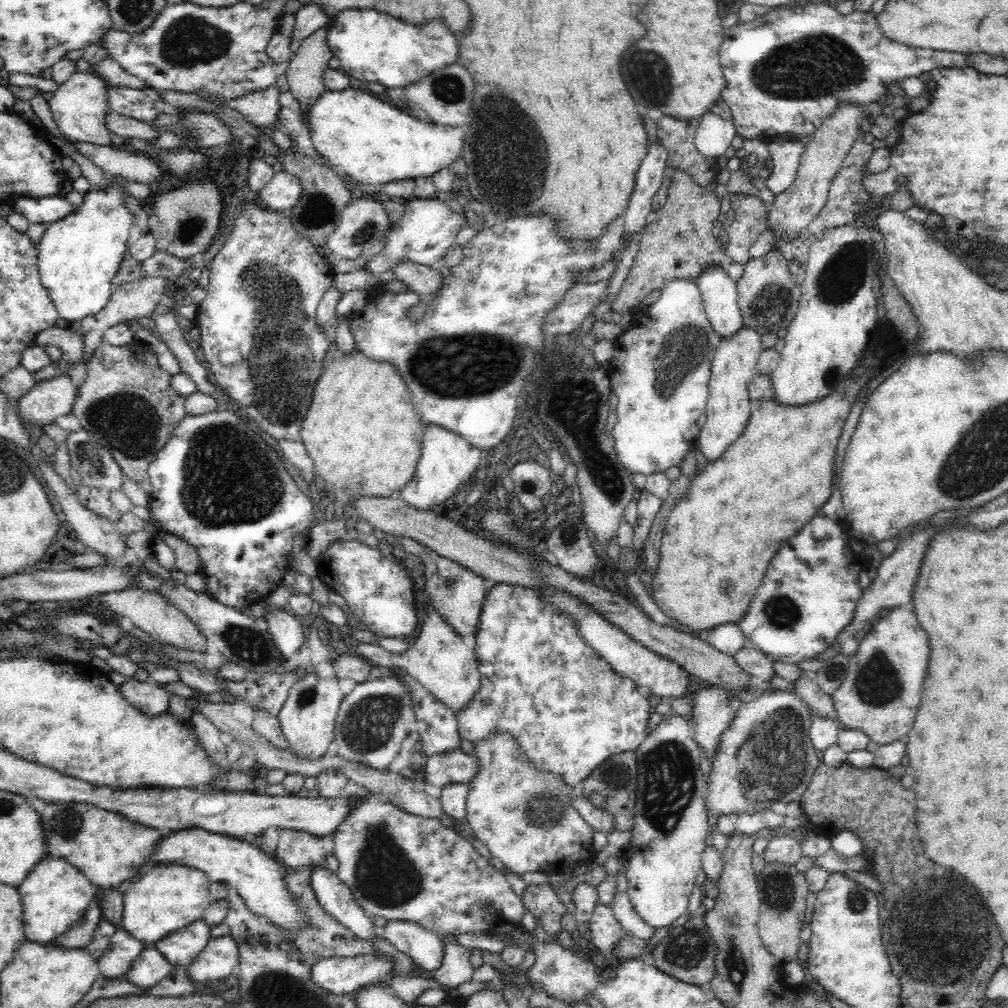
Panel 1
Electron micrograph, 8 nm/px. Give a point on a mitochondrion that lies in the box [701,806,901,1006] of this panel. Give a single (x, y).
(737, 968)

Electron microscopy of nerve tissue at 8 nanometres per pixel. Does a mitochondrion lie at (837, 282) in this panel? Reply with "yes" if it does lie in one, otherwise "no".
yes

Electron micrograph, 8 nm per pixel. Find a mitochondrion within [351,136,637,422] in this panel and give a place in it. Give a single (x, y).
(463, 364)

